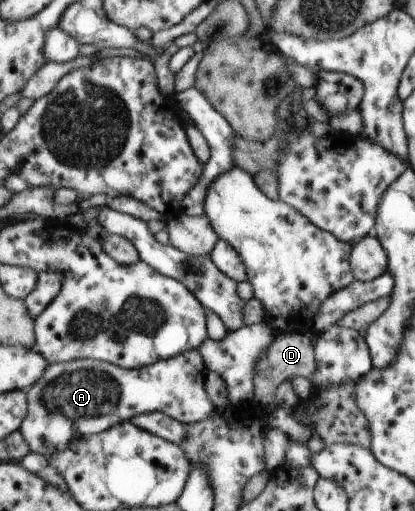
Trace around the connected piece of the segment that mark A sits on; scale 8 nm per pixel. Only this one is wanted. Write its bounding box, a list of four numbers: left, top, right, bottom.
[21,349,219,458]

